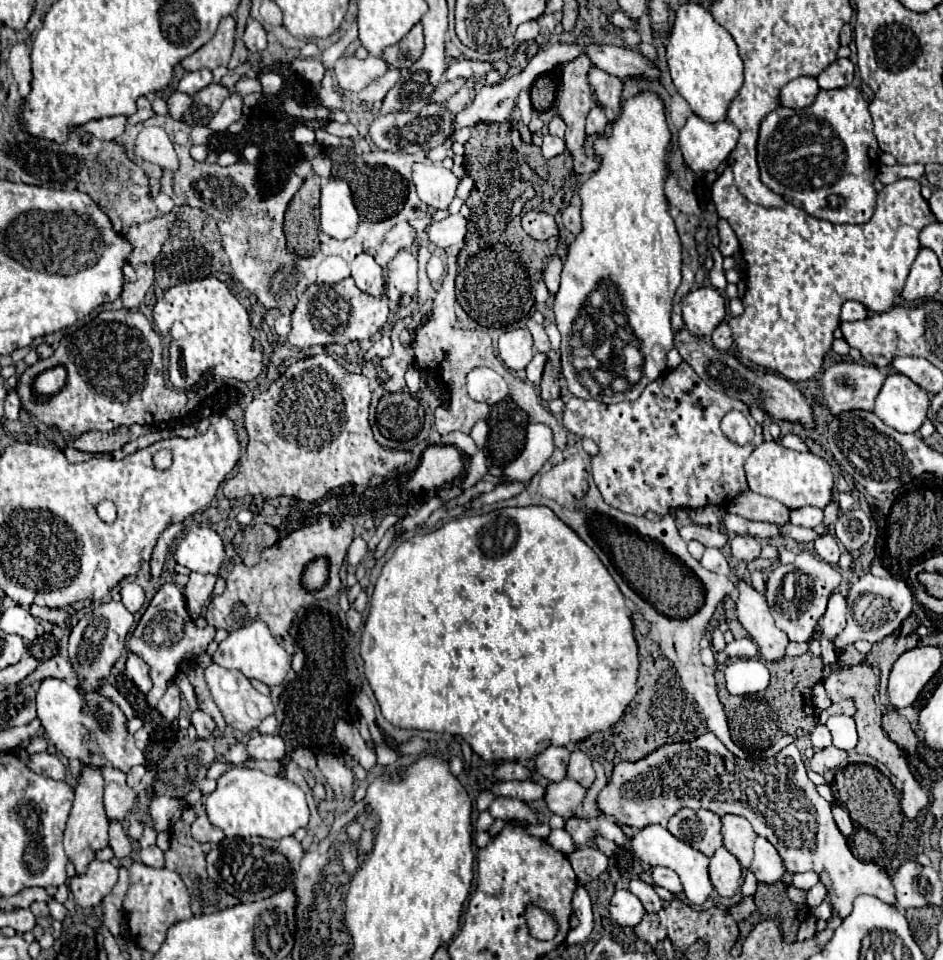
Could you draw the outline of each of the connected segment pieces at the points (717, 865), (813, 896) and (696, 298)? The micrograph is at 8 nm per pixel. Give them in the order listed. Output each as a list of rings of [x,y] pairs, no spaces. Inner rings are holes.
[[[720,847],[710,857],[710,881],[720,897],[734,897],[742,885],[742,867],[738,859]]]
[[[816,883],[812,889],[808,889],[808,905],[816,907],[824,901],[826,897],[826,887],[822,887],[822,883]]]
[[[698,287],[682,299],[684,325],[696,337],[710,337],[724,315],[726,303],[714,287]]]

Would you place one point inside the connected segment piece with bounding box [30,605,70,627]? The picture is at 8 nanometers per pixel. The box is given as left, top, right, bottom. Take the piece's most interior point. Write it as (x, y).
(59, 617)

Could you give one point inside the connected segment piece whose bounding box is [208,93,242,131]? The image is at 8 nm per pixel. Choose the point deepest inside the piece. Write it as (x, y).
(231, 110)

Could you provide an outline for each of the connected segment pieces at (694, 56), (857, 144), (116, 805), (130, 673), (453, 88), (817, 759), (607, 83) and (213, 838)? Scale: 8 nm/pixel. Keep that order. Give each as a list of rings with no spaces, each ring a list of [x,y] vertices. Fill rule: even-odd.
[[[682,3],[674,15],[674,25],[666,45],[666,59],[678,93],[690,103],[692,111],[706,121],[726,119],[730,99],[742,87],[742,59],[734,37],[714,21],[712,13],[700,3]]]
[[[848,85],[842,89],[820,89],[814,103],[804,109],[788,109],[778,107],[762,119],[760,135],[758,135],[758,167],[762,175],[762,183],[770,187],[774,193],[782,195],[794,207],[804,209],[808,215],[826,219],[830,223],[866,223],[876,207],[876,189],[874,177],[878,175],[878,141],[872,133],[872,117],[868,111],[868,103],[862,93]],[[830,193],[842,195],[846,199],[838,209],[828,209],[826,199]]]
[[[104,767],[104,807],[108,819],[122,821],[136,801],[134,789],[126,785],[126,775],[120,769]]]
[[[130,653],[128,661],[125,664],[125,677],[130,679],[142,693],[148,693],[152,689],[152,681],[150,681],[150,667],[144,659],[140,659],[138,655]]]
[[[459,78],[454,81],[447,81],[440,84],[436,91],[434,91],[434,95],[432,95],[432,99],[434,101],[447,101],[451,96],[457,93],[466,83],[466,79]]]
[[[828,747],[828,749],[822,749],[822,751],[814,753],[808,763],[808,769],[824,775],[830,769],[837,769],[838,765],[842,765],[842,761],[844,761],[844,753],[836,751],[836,747]]]
[[[600,69],[588,71],[588,83],[596,95],[596,103],[606,111],[606,117],[610,121],[616,121],[620,115],[620,97],[622,97],[622,79],[608,75]]]
[[[200,813],[196,821],[192,823],[192,837],[198,843],[220,843],[224,839],[222,831],[218,831],[206,817],[206,813]]]

